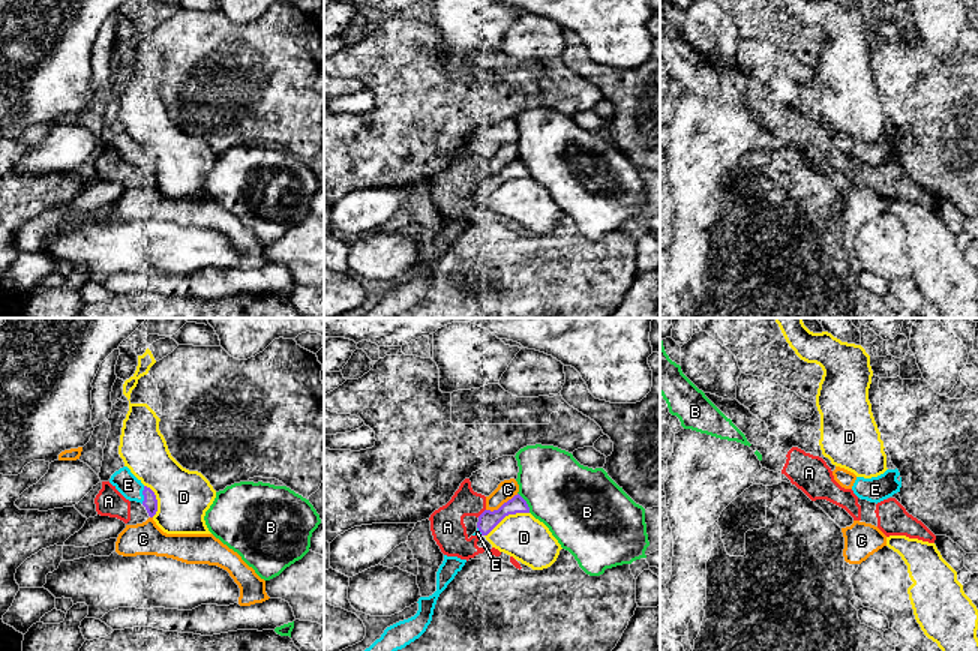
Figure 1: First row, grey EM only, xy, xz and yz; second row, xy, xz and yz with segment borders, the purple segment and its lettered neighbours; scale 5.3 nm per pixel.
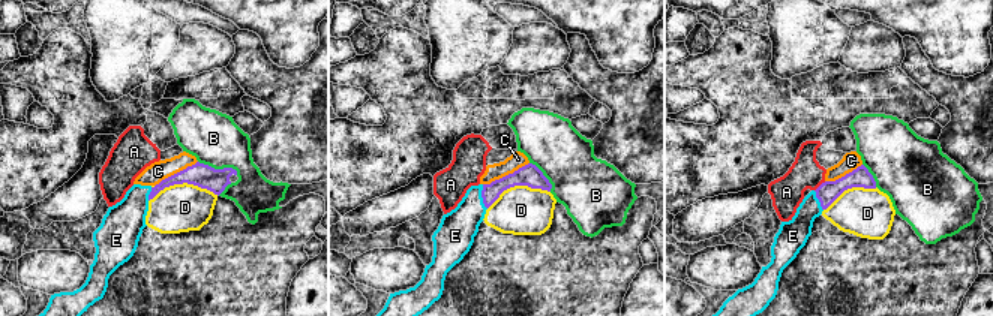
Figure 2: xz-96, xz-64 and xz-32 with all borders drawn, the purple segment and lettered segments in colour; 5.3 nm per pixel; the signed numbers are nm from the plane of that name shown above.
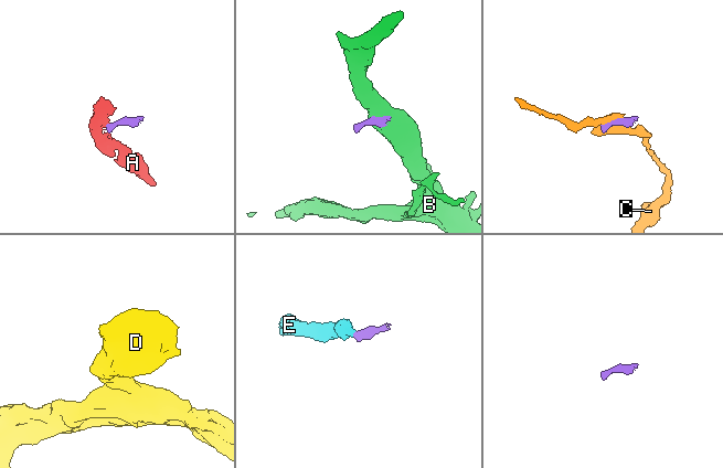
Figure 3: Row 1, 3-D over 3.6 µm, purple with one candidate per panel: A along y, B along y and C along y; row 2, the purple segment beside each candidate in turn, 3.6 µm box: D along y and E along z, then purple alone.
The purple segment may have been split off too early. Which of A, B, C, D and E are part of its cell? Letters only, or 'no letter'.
E

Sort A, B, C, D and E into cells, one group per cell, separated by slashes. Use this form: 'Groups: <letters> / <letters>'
Groups: A / B / C / D / E

